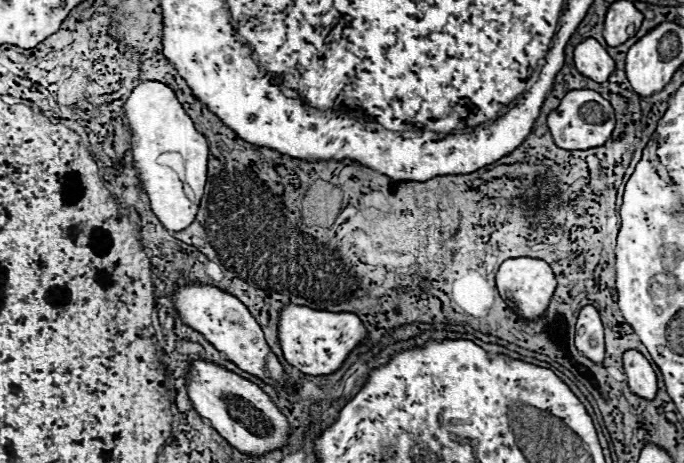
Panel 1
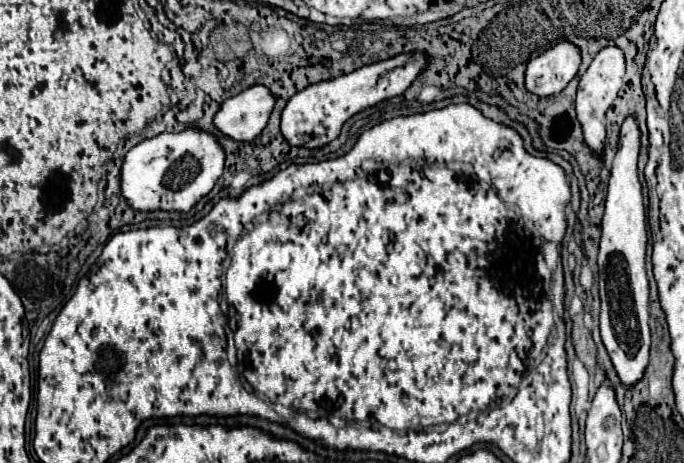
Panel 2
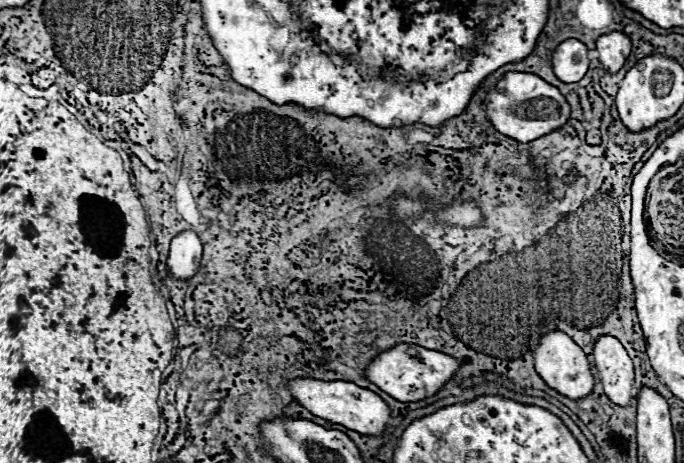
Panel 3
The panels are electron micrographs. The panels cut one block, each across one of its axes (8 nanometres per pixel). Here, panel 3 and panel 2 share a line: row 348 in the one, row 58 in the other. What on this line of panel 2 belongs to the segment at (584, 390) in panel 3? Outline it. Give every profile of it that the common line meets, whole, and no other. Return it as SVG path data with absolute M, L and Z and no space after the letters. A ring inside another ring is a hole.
M560 42L528 62L526 88L536 96L552 96L568 86L580 68L580 48Z

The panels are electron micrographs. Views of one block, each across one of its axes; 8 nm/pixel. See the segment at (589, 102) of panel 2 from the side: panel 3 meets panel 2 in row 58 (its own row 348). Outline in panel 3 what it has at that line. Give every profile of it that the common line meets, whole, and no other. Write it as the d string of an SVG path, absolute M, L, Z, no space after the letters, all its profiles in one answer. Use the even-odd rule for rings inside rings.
M600 336L594 344L594 366L598 370L604 394L618 406L628 406L632 398L634 366L620 340Z

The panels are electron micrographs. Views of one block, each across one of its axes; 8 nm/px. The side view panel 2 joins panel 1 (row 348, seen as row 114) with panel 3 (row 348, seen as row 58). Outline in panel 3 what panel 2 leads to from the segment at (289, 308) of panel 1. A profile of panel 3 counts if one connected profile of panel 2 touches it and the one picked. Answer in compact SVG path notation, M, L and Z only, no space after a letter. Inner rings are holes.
M394 344L372 358L372 362L366 366L366 380L372 380L372 384L400 402L416 402L436 394L444 382L456 374L458 366L460 364L448 354L426 350L416 344Z

